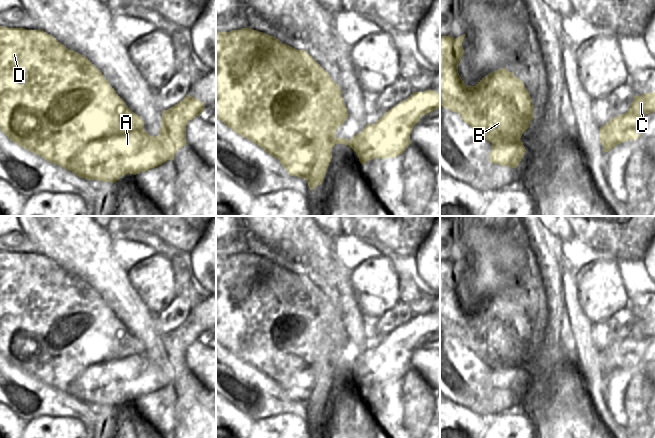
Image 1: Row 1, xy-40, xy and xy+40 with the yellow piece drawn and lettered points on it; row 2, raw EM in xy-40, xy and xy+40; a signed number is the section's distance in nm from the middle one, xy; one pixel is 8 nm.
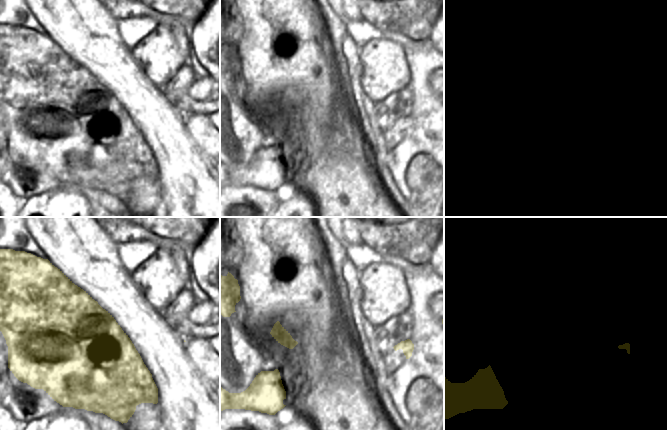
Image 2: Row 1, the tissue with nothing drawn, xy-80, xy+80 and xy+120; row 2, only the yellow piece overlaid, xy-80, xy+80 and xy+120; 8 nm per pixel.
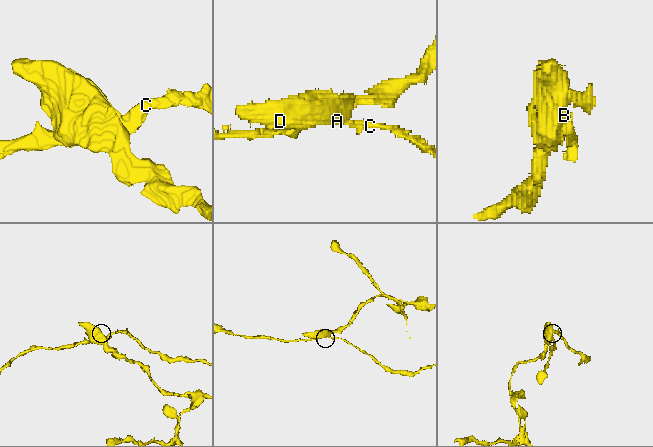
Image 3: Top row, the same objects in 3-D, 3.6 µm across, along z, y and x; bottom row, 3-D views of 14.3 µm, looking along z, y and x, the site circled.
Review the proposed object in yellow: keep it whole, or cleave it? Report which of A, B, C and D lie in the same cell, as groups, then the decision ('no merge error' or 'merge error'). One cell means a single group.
groups A C / B D; merge error

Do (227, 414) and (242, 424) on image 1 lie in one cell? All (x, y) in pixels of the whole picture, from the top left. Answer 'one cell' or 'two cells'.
one cell

